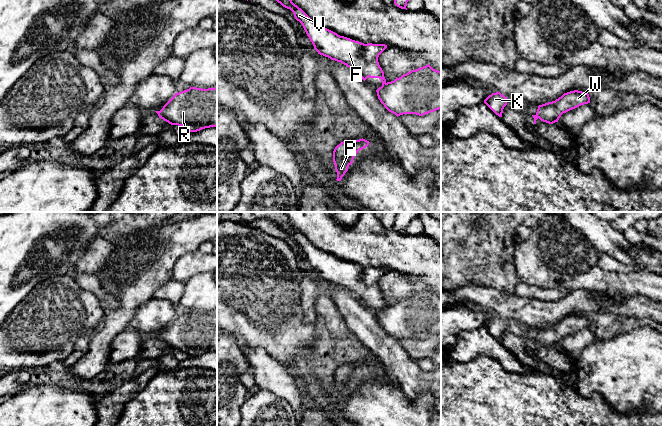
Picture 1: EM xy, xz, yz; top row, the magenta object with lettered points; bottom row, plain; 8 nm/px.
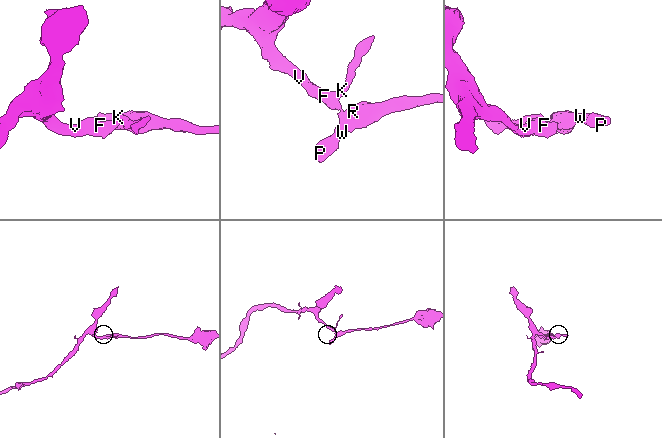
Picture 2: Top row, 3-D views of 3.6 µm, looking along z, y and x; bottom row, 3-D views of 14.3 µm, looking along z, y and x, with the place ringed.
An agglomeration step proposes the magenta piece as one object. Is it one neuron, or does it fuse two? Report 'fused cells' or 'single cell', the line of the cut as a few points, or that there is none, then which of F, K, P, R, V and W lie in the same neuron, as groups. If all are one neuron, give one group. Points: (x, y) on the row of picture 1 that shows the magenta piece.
fused cells; cut in xz along (385, 82), (382, 85); F K V / P R W

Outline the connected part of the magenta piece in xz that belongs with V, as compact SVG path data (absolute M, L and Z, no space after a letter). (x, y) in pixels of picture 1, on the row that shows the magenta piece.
M276 0L283 7L290 9L299 21L314 49L318 54L341 62L352 69L364 81L367 78L379 78L382 85L386 83L384 72L379 65L378 57L387 48L385 44L364 44L315 23L292 0Z

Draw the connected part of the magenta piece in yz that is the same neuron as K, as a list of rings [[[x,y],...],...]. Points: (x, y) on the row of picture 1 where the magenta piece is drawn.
[[[500,92],[492,93],[484,103],[499,117],[502,117],[503,109],[507,105],[507,97]]]

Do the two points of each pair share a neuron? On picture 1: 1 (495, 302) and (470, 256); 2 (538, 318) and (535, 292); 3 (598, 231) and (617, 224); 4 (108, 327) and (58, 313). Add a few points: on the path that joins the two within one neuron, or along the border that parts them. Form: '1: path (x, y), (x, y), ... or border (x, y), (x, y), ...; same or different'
1: border (463, 287), (469, 285), (491, 286), (510, 293); different
2: border (515, 293), (521, 297), (546, 300), (560, 298); different
3: border (609, 223), (622, 233); different
4: border (103, 307), (103, 321), (98, 328); different

